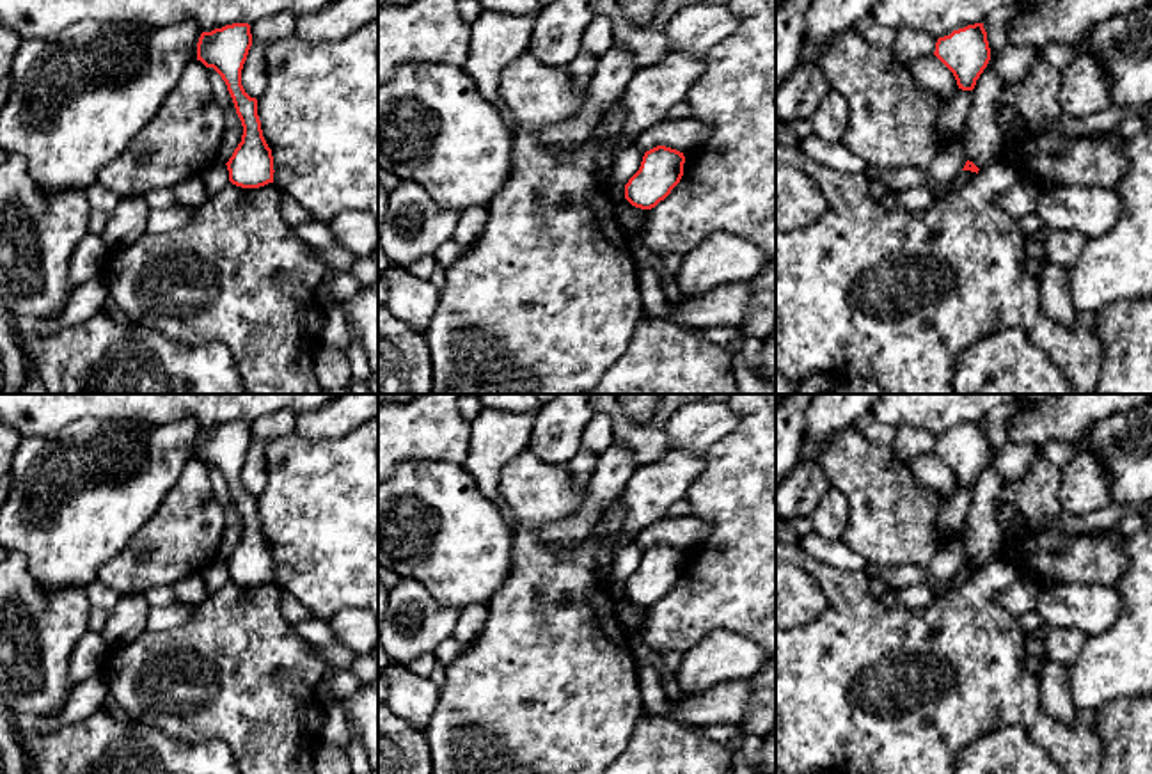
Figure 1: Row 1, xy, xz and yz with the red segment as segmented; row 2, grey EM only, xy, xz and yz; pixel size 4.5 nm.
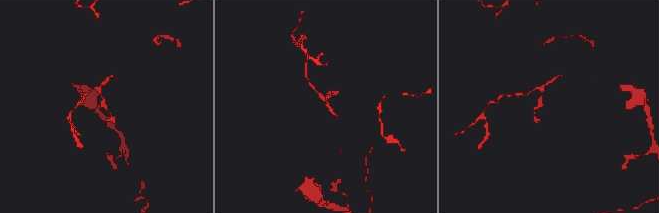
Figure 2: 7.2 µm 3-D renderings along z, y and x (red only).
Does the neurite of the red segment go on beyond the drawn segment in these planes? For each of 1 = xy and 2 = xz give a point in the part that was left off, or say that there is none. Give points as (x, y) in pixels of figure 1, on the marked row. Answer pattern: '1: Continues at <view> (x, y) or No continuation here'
1: No continuation here
2: No continuation here

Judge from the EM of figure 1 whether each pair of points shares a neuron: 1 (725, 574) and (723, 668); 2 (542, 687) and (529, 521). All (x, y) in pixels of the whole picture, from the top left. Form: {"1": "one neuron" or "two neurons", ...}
{"1": "two neurons", "2": "one neuron"}

